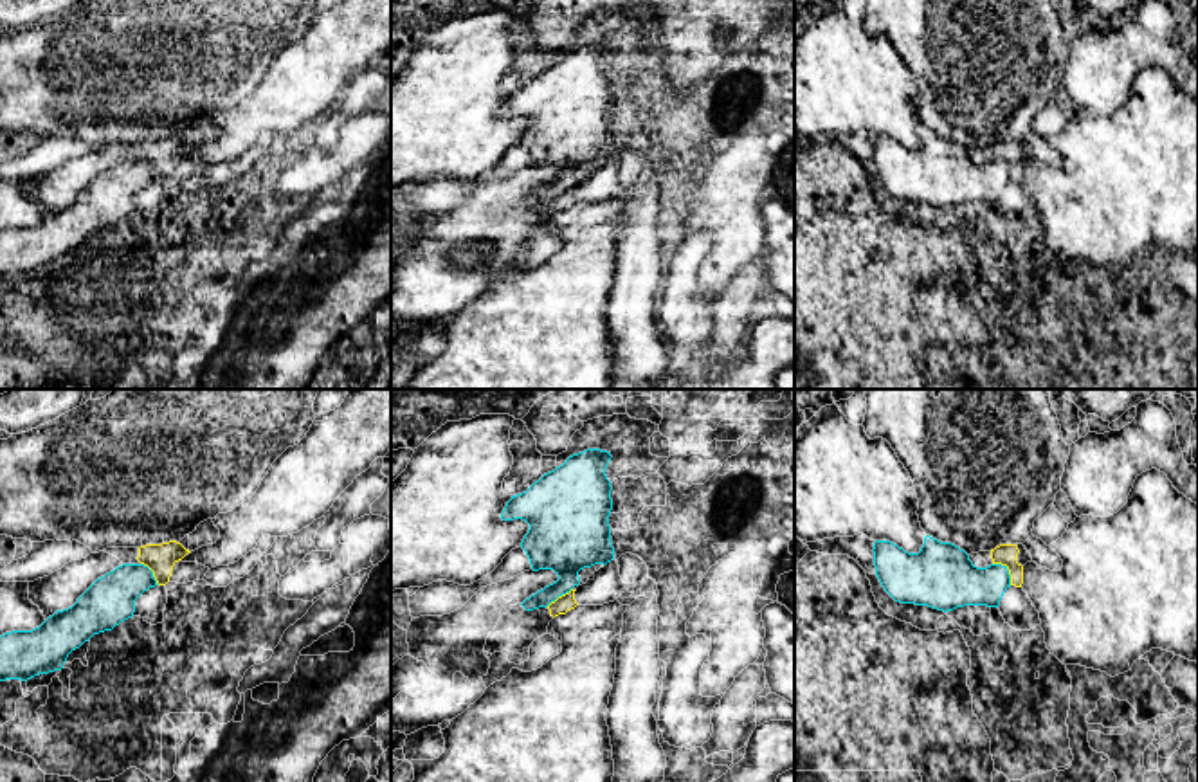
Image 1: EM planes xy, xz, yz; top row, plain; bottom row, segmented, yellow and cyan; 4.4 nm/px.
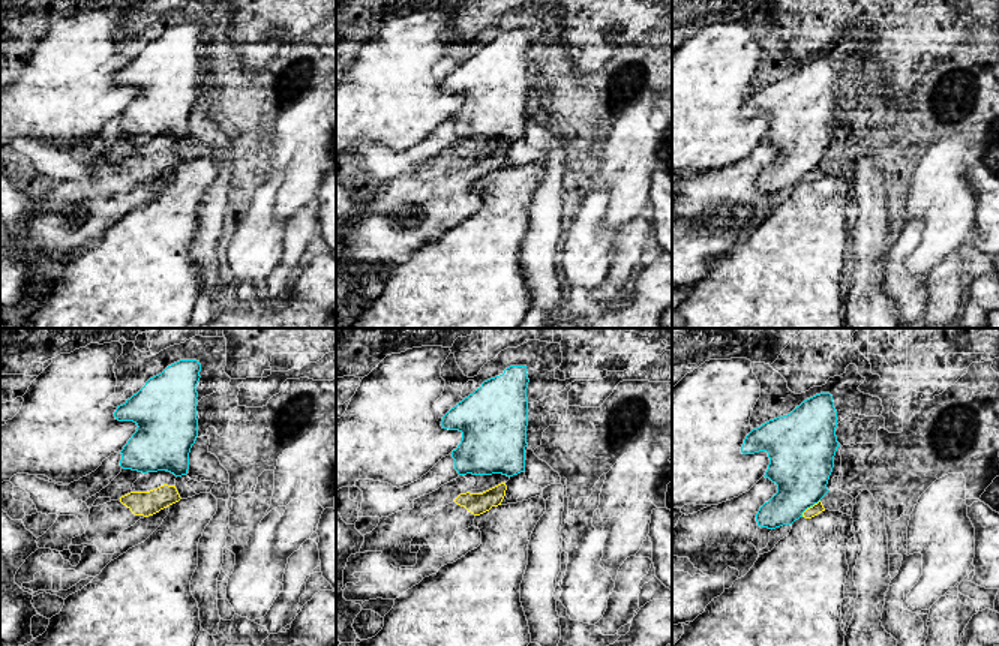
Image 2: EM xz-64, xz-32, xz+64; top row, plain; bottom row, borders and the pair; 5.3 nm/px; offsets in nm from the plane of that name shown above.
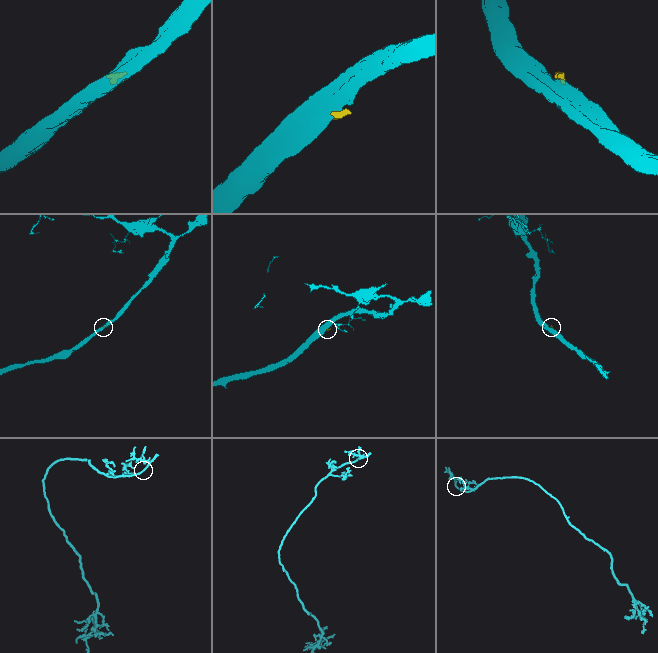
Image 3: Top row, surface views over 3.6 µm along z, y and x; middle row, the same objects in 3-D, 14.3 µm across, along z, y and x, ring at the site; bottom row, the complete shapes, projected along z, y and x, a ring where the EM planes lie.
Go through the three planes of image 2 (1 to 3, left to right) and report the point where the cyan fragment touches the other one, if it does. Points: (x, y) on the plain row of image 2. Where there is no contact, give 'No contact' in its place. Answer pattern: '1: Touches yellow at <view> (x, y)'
1: No contact
2: No contact
3: Touches yellow at xz+64 (810, 171)

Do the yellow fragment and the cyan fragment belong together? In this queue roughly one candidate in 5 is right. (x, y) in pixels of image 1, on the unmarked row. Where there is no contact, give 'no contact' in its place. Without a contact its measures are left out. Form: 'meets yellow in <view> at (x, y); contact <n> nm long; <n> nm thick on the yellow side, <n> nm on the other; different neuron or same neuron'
meets yellow in yz at (1007, 164); contact 130 nm long; 100 nm thick on the yellow side, 220 nm on the other; different neuron

